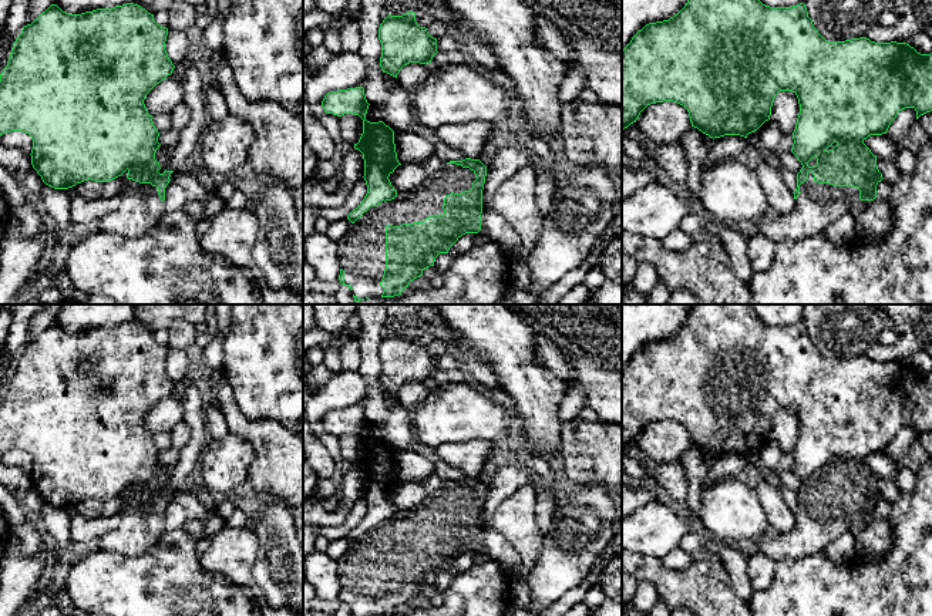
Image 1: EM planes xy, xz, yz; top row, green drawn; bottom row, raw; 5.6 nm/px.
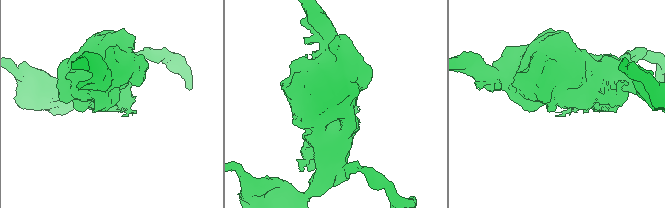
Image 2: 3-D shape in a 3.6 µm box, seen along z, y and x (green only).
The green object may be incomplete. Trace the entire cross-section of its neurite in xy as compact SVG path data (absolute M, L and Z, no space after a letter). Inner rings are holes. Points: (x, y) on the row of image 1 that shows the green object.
M134 3L81 14L70 14L51 4L23 27L0 74L0 135L11 131L28 134L33 139L31 165L43 182L54 189L68 189L88 179L112 181L127 171L128 179L157 186L164 202L174 171L158 172L161 166L155 152L161 145L159 132L144 100L175 68L165 50L166 36L168 28Z

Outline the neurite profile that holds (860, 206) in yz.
M810 171L808 179L800 185L800 195L788 215L760 219L758 233L778 243L785 239L801 240L807 236L825 233L842 215L859 216L872 201L861 201L859 189L818 184Z

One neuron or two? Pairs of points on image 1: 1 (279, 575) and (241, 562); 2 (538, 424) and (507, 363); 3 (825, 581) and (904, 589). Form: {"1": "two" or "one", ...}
{"1": "two", "2": "one", "3": "one"}

